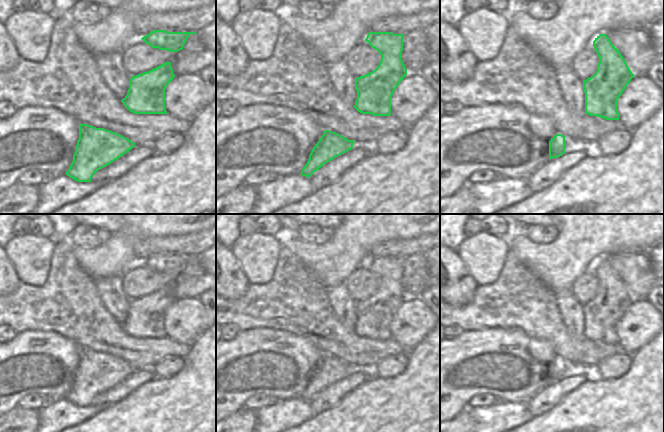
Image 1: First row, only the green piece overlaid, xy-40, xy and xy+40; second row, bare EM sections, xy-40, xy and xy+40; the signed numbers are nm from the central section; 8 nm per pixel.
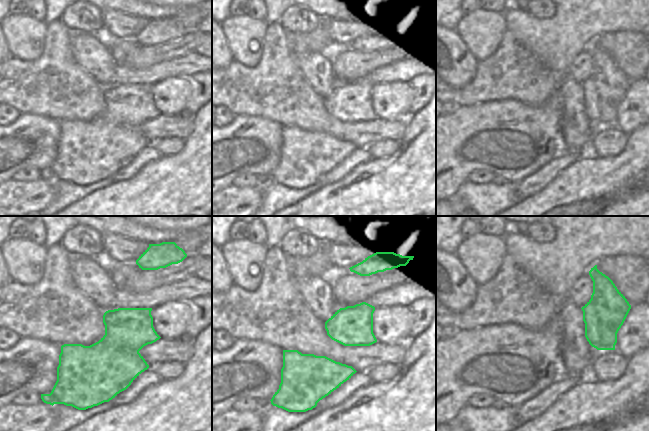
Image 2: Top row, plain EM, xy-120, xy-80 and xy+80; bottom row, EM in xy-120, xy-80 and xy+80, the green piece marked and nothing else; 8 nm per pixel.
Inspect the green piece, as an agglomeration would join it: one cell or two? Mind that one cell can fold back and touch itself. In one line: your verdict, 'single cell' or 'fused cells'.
single cell

